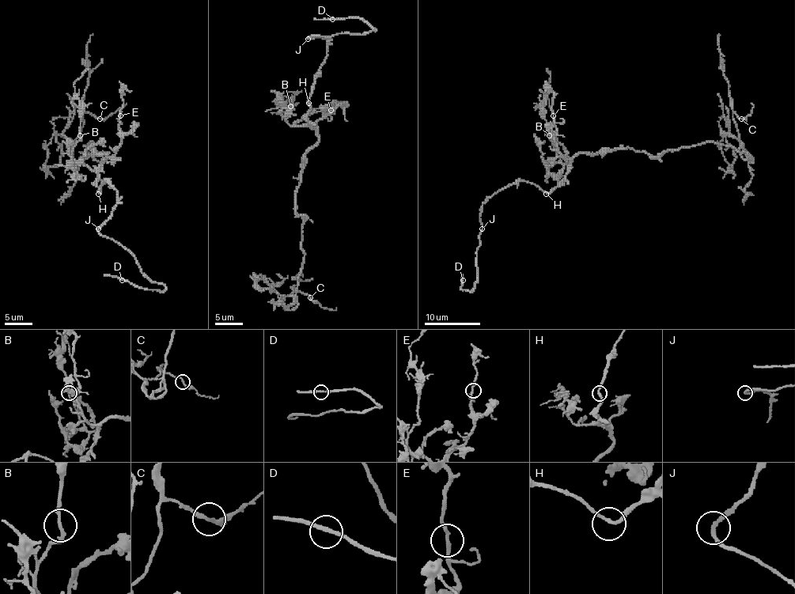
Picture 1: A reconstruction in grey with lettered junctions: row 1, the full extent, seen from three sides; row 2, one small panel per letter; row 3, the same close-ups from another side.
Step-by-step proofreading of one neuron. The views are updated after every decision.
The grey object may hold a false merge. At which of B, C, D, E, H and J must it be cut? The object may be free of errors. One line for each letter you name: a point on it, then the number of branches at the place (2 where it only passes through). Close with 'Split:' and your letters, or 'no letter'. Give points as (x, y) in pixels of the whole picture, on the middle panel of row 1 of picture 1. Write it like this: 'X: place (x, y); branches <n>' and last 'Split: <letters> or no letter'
Split: no letter

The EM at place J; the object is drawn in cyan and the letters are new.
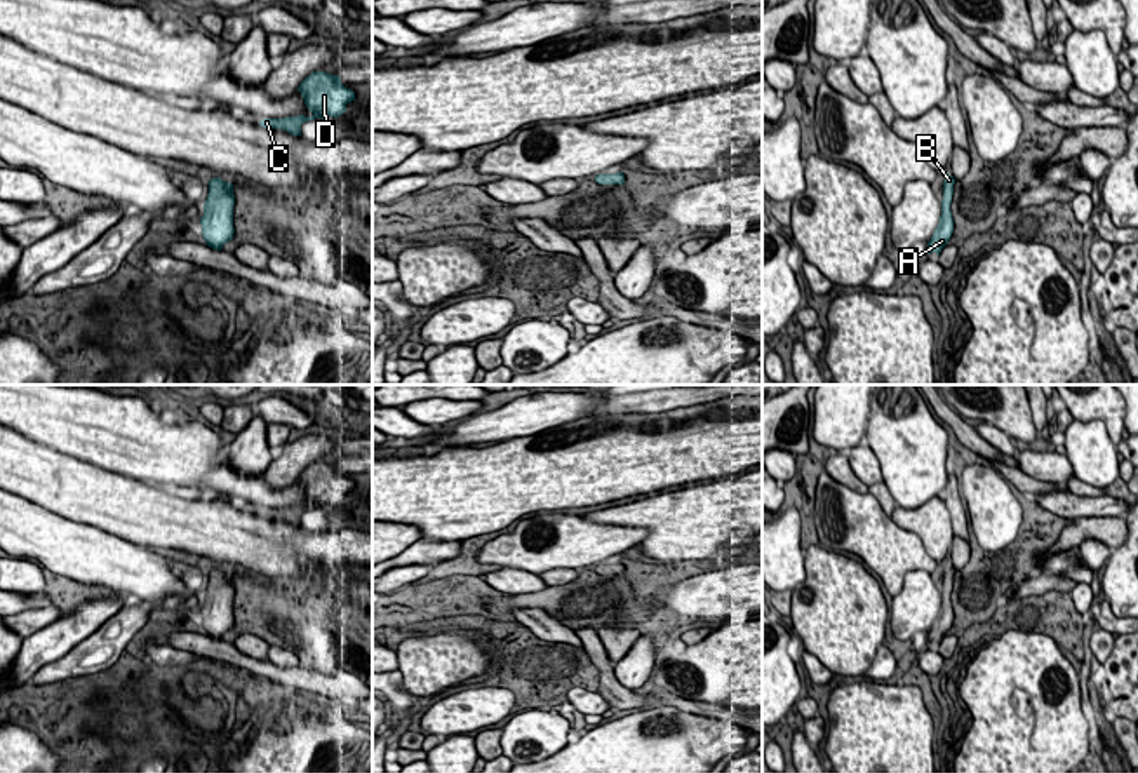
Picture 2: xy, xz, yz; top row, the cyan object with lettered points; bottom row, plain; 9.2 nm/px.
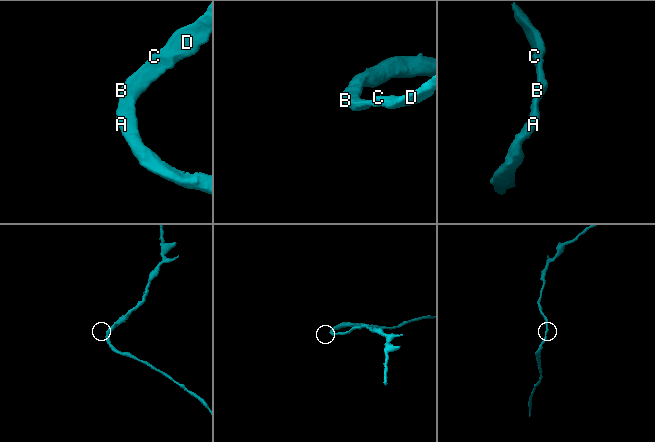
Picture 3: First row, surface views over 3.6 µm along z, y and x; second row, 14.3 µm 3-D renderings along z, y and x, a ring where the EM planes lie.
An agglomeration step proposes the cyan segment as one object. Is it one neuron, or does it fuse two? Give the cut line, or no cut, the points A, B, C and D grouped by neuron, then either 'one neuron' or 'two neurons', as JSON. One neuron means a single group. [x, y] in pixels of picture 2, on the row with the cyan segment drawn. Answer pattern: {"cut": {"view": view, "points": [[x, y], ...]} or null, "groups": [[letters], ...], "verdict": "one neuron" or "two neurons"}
{"cut": null, "groups": [["A", "B", "C", "D"]], "verdict": "one neuron"}

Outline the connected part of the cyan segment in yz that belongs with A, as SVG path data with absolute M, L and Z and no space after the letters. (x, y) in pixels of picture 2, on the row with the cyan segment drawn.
M947 172L943 181L941 216L931 240L927 242L927 254L936 252L940 256L941 249L948 244L954 233L954 218L950 211L954 185L954 176Z

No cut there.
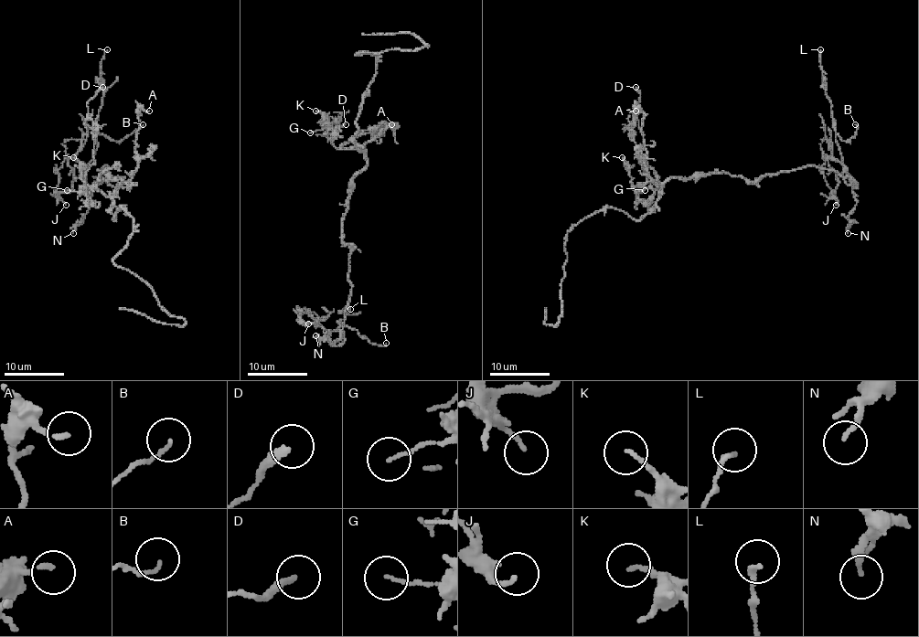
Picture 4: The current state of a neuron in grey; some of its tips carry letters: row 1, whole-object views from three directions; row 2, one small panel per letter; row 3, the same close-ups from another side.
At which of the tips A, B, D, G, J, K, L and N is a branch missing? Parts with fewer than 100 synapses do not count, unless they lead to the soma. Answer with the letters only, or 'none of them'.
none of them

